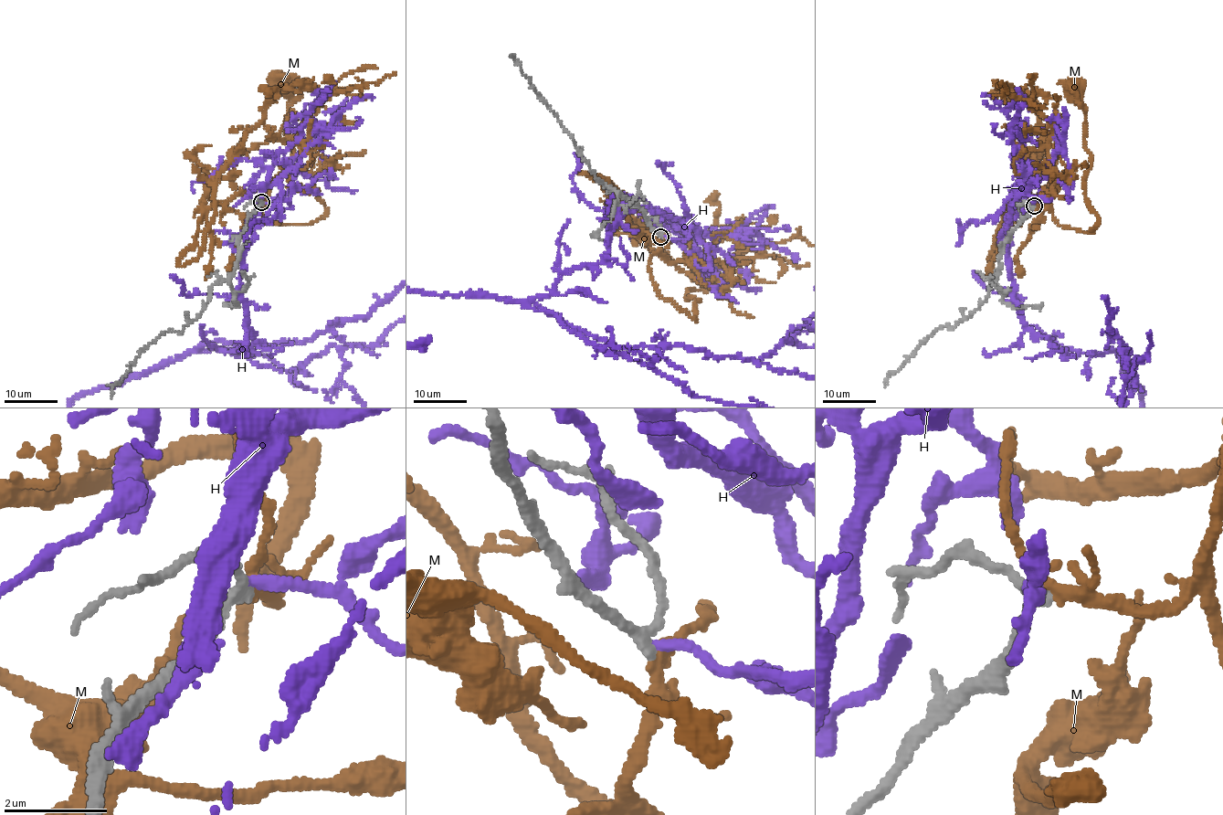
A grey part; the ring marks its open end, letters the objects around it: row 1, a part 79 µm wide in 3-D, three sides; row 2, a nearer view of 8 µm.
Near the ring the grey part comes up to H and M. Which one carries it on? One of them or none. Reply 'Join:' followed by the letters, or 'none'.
Join: M

